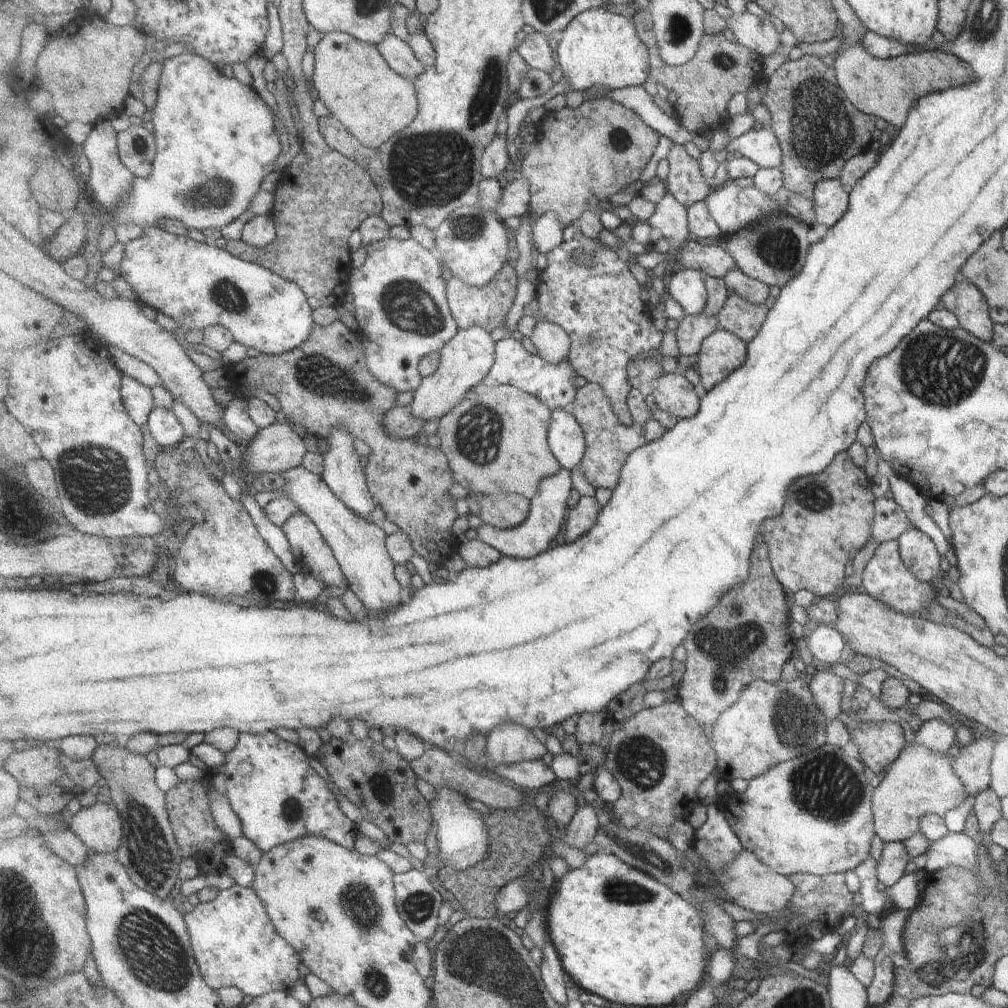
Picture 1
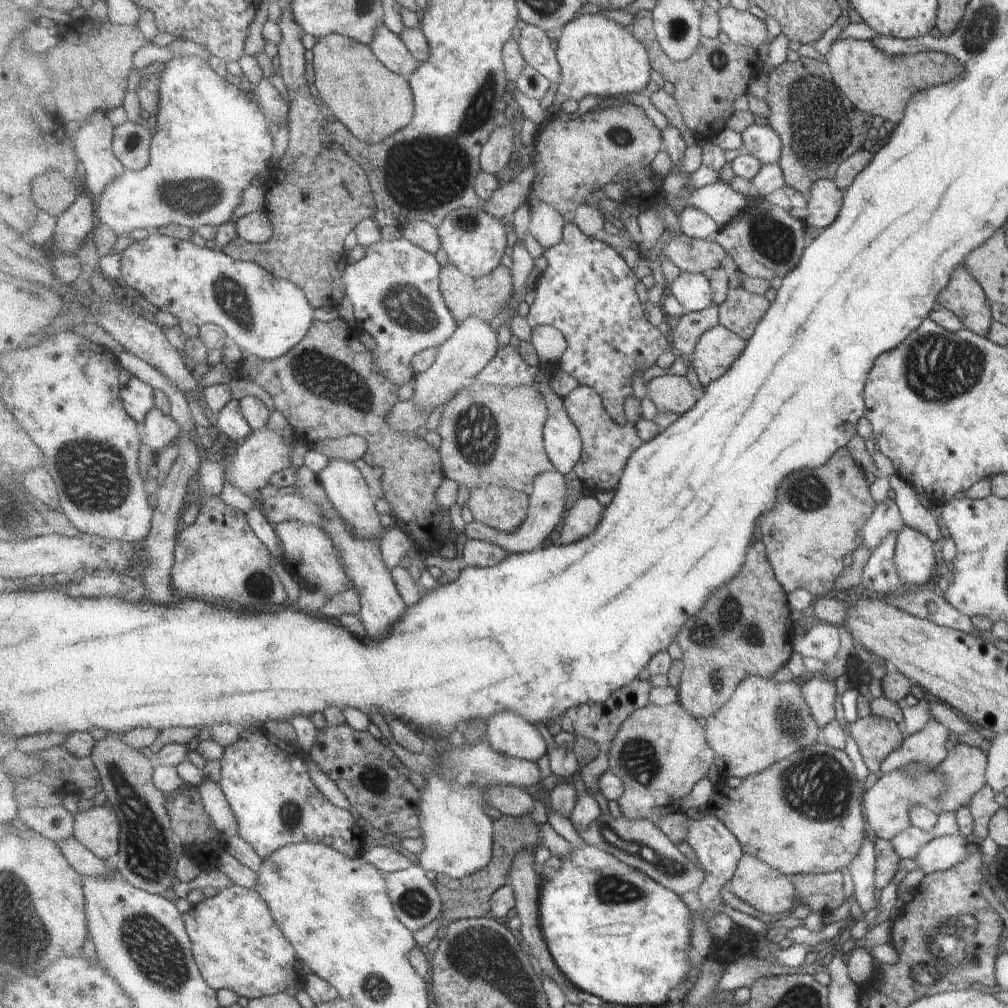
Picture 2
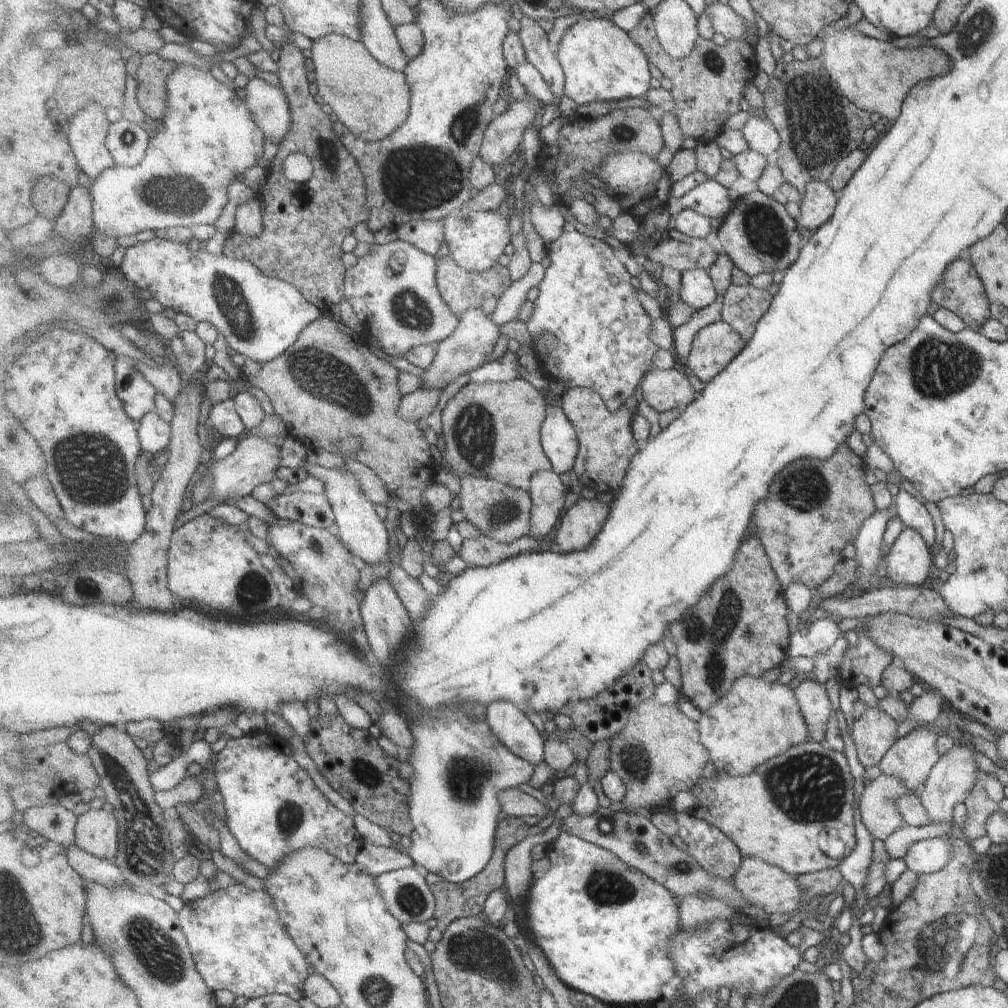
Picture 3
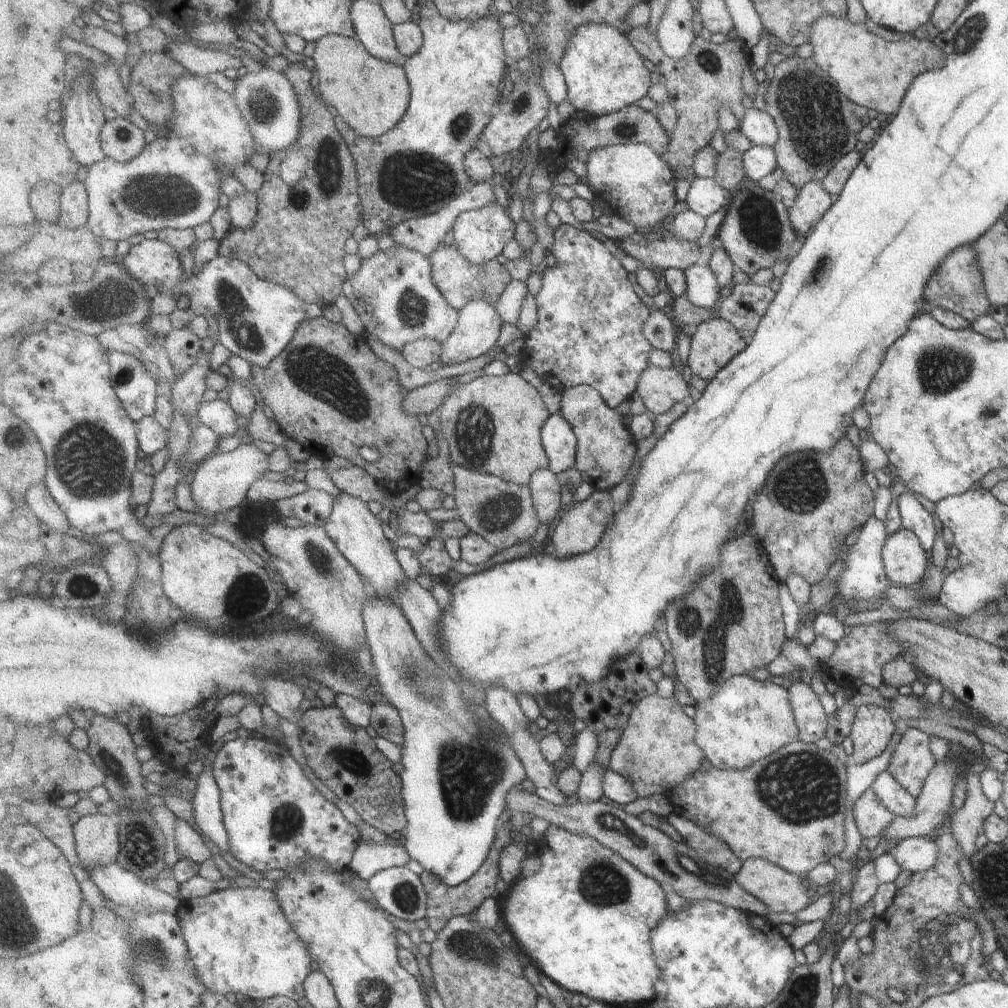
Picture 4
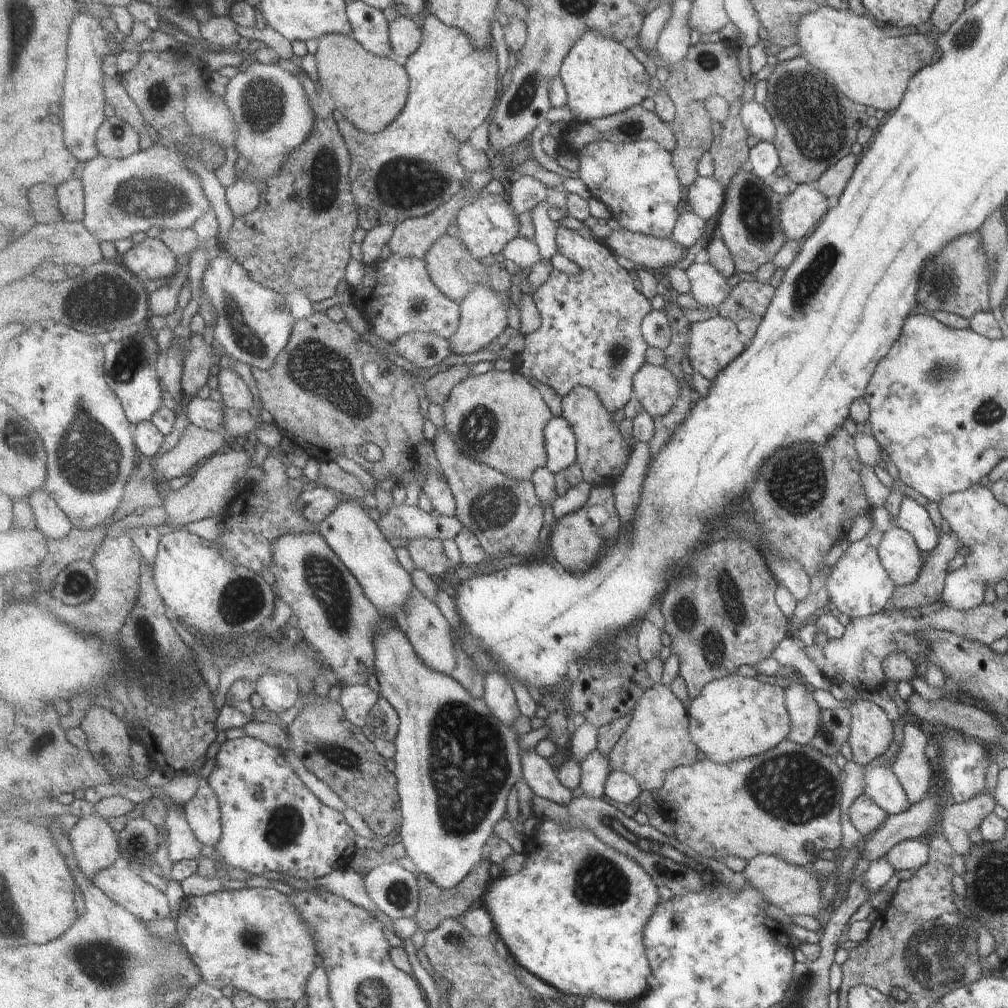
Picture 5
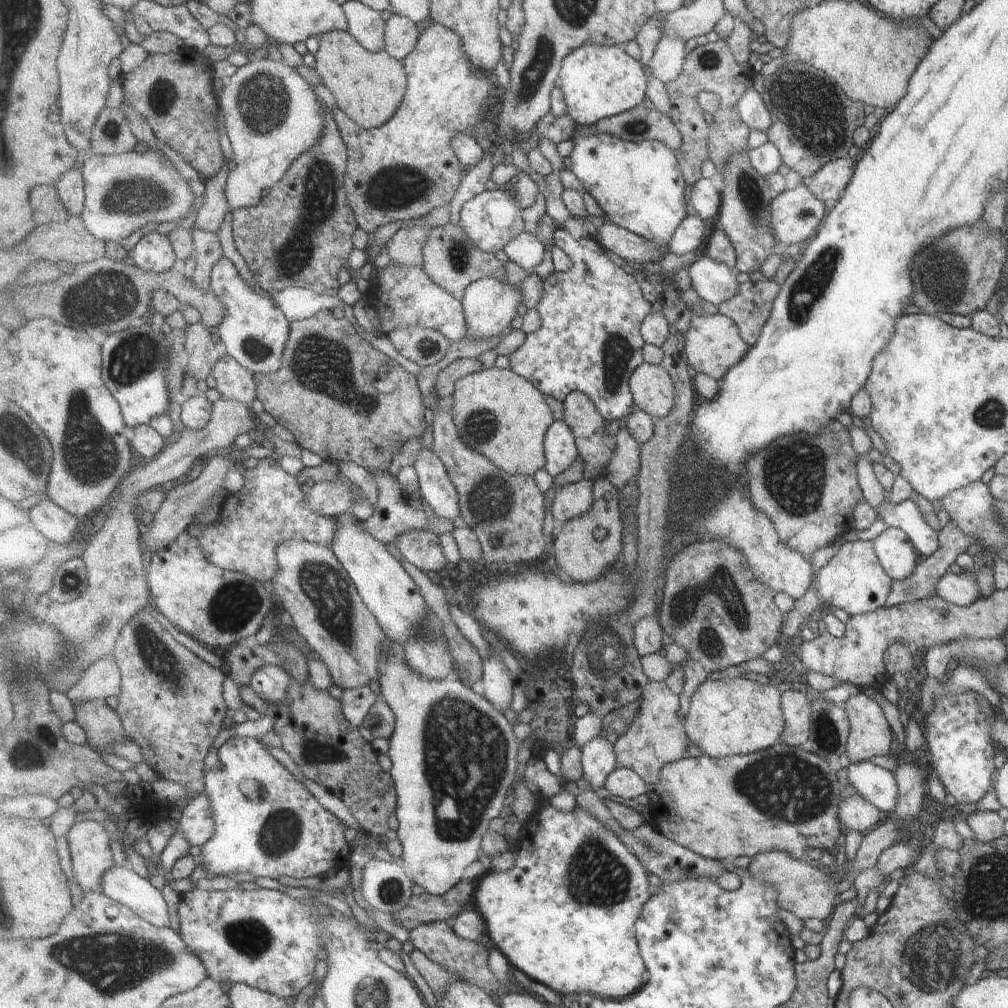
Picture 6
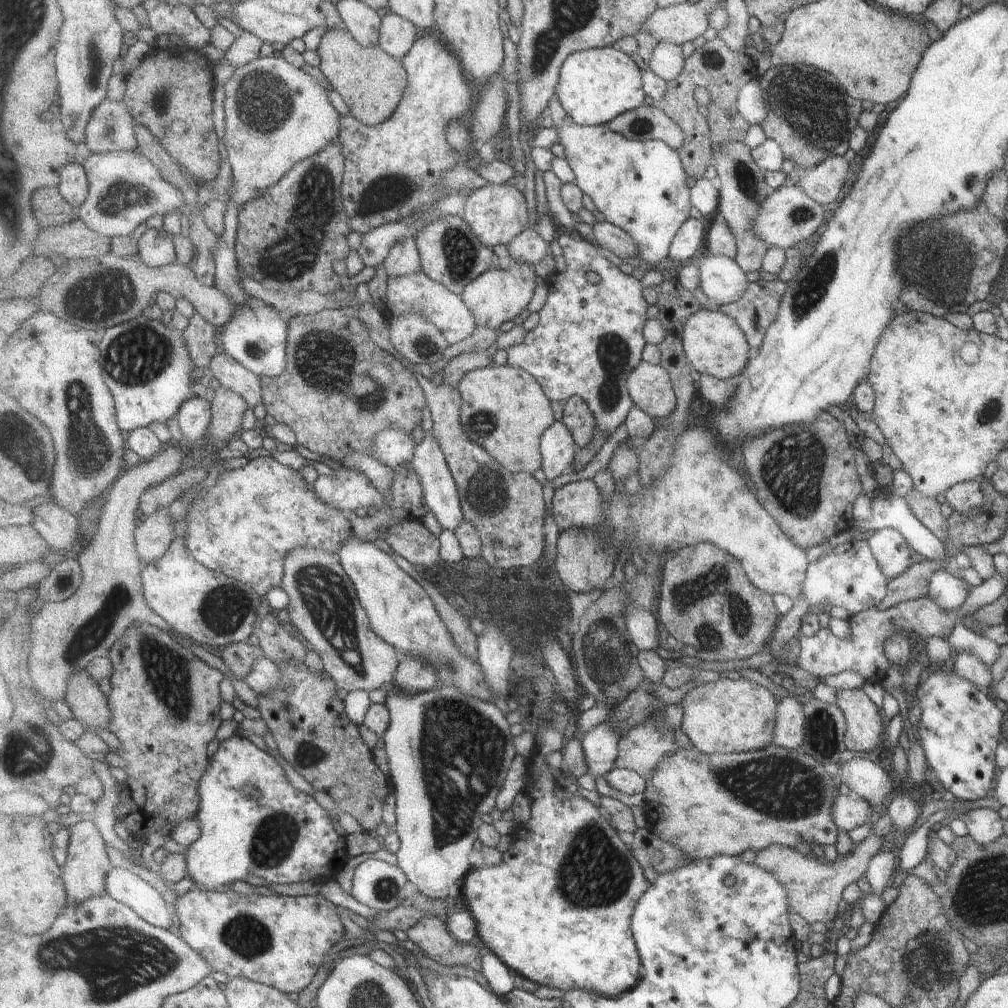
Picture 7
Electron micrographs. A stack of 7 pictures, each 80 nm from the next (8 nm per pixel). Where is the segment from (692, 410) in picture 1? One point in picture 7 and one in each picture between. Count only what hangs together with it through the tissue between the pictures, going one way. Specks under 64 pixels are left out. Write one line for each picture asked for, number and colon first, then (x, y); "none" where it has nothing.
2: (671, 393)
3: (663, 390)
4: (660, 390)
5: (657, 390)
6: (654, 391)
7: (650, 386)

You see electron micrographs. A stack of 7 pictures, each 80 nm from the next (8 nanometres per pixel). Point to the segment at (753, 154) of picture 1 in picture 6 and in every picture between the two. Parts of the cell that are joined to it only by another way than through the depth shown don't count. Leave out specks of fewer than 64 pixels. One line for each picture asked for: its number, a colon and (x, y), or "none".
2: (762, 141)
3: (760, 134)
4: (758, 127)
5: (759, 123)
6: (754, 113)

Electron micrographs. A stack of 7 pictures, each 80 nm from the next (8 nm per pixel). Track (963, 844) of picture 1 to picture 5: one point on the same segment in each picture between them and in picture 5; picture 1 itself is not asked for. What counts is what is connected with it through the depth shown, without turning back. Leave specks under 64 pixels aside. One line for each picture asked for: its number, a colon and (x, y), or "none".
2: (940, 853)
3: (927, 856)
4: (915, 854)
5: (910, 854)

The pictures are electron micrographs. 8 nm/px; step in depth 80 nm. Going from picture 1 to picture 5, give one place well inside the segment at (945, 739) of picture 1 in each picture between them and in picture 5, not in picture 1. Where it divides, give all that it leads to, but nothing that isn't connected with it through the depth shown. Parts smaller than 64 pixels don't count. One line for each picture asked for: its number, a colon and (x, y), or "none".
2: (925, 746)
3: (909, 759)
4: (911, 760)
5: (912, 770)

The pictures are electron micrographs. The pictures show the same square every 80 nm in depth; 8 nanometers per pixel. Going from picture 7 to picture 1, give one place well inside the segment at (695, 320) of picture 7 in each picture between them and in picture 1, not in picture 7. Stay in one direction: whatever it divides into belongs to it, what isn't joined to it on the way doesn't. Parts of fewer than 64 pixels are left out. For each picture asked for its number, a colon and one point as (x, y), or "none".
1: (722, 353)
2: (717, 350)
3: (717, 345)
4: (716, 343)
5: (715, 344)
6: (714, 345)

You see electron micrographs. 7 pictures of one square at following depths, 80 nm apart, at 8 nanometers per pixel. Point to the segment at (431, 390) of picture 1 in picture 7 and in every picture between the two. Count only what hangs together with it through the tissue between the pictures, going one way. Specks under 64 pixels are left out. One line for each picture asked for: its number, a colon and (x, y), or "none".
2: (463, 357)
3: (469, 346)
4: (479, 327)
5: (485, 312)
6: (491, 305)
7: (499, 296)

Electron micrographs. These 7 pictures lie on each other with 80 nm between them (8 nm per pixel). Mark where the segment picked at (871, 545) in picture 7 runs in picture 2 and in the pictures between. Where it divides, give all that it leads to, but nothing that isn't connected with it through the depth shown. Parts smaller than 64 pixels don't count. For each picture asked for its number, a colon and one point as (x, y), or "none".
2: (913, 553)
3: (908, 559)
4: (904, 562)
5: (899, 557)
6: (892, 548)

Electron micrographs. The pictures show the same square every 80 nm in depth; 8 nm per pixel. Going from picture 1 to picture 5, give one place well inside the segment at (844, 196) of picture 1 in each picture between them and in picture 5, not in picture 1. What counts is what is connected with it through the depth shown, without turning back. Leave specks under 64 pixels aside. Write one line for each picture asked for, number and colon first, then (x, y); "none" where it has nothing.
2: (824, 201)
3: (816, 207)
4: (810, 203)
5: (803, 206)

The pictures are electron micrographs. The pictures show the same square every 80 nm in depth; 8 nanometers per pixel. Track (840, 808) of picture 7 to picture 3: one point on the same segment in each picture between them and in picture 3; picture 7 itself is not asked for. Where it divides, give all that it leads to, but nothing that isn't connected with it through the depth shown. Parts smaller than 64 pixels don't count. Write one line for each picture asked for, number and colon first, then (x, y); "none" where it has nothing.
3: (879, 817)
4: (870, 818)
5: (865, 817)
6: (855, 813)

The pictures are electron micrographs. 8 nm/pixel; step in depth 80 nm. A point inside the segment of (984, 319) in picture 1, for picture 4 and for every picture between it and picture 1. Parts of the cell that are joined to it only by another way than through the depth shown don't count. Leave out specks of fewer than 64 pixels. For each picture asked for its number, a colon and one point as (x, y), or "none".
2: (962, 295)
3: (960, 291)
4: (957, 286)

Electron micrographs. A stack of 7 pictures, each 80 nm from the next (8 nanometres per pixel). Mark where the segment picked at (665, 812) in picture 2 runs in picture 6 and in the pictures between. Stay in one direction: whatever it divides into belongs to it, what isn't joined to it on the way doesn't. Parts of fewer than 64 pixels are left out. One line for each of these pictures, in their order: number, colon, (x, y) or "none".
3: (660, 753)
4: (657, 751)
5: (657, 740)
6: (657, 737)

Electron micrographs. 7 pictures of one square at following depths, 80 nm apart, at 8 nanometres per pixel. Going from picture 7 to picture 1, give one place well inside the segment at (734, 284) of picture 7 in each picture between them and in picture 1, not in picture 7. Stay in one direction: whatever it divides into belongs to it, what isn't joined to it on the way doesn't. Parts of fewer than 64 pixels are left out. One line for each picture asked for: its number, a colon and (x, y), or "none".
1: (686, 286)
2: (692, 290)
3: (698, 291)
4: (703, 290)
5: (709, 287)
6: (715, 282)

